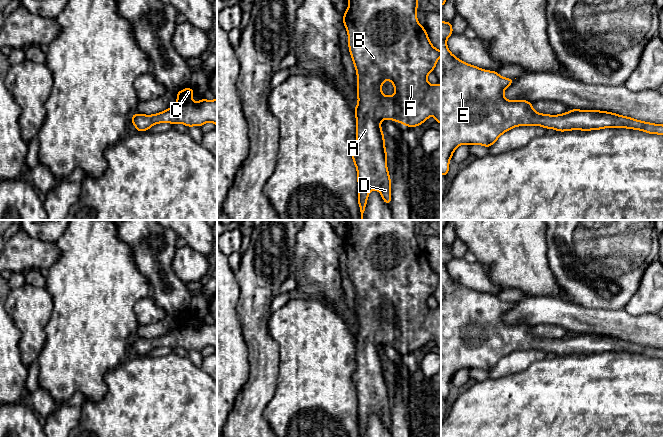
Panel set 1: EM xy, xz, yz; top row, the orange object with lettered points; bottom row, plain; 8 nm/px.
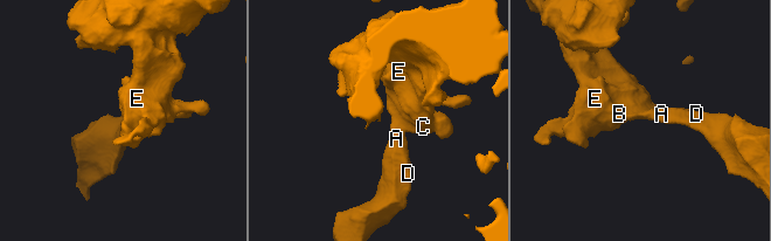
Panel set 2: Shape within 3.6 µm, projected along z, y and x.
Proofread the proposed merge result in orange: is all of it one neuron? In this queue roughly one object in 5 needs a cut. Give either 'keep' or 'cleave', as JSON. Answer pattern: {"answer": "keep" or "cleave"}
{"answer": "keep"}

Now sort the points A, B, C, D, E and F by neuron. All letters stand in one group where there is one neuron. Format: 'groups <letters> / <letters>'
groups A B C D E F

